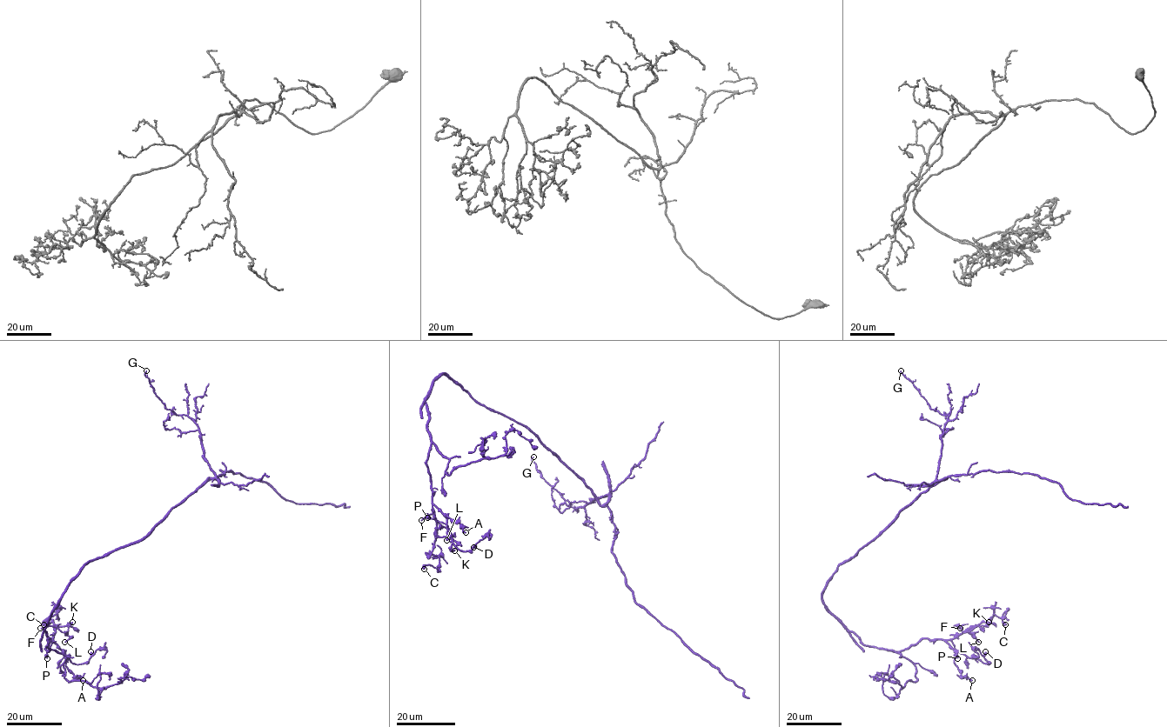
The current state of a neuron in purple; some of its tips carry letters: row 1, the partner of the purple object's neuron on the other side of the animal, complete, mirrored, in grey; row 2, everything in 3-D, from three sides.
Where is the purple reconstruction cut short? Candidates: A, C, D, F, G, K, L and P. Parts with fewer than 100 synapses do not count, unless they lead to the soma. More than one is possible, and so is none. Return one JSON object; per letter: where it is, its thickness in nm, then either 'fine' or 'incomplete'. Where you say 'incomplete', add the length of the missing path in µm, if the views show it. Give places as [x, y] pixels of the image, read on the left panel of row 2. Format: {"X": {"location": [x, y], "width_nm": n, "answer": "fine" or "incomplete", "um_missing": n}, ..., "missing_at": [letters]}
{"A": {"location": [83, 680], "width_nm": 300, "answer": "fine"}, "C": {"location": [43, 624], "width_nm": 600, "answer": "fine"}, "D": {"location": [90, 651], "width_nm": 550, "answer": "fine"}, "F": {"location": [40, 628], "width_nm": 170, "answer": "fine"}, "G": {"location": [146, 370], "width_nm": 140, "answer": "fine"}, "K": {"location": [72, 622], "width_nm": 400, "answer": "fine"}, "L": {"location": [64, 642], "width_nm": 160, "answer": "fine"}, "P": {"location": [47, 658], "width_nm": 550, "answer": "fine"}, "missing_at": []}

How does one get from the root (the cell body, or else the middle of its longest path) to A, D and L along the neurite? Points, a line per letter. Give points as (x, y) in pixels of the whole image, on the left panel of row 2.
A: (134, 543), (90, 560), (44, 628), (45, 648), (51, 639), (67, 668), (83, 680)
D: (134, 543), (90, 560), (70, 583), (44, 628), (48, 651), (50, 638), (77, 664), (86, 663), (90, 651)
L: (134, 543), (90, 560), (70, 583), (44, 628), (48, 651), (57, 626), (68, 627), (64, 642)

